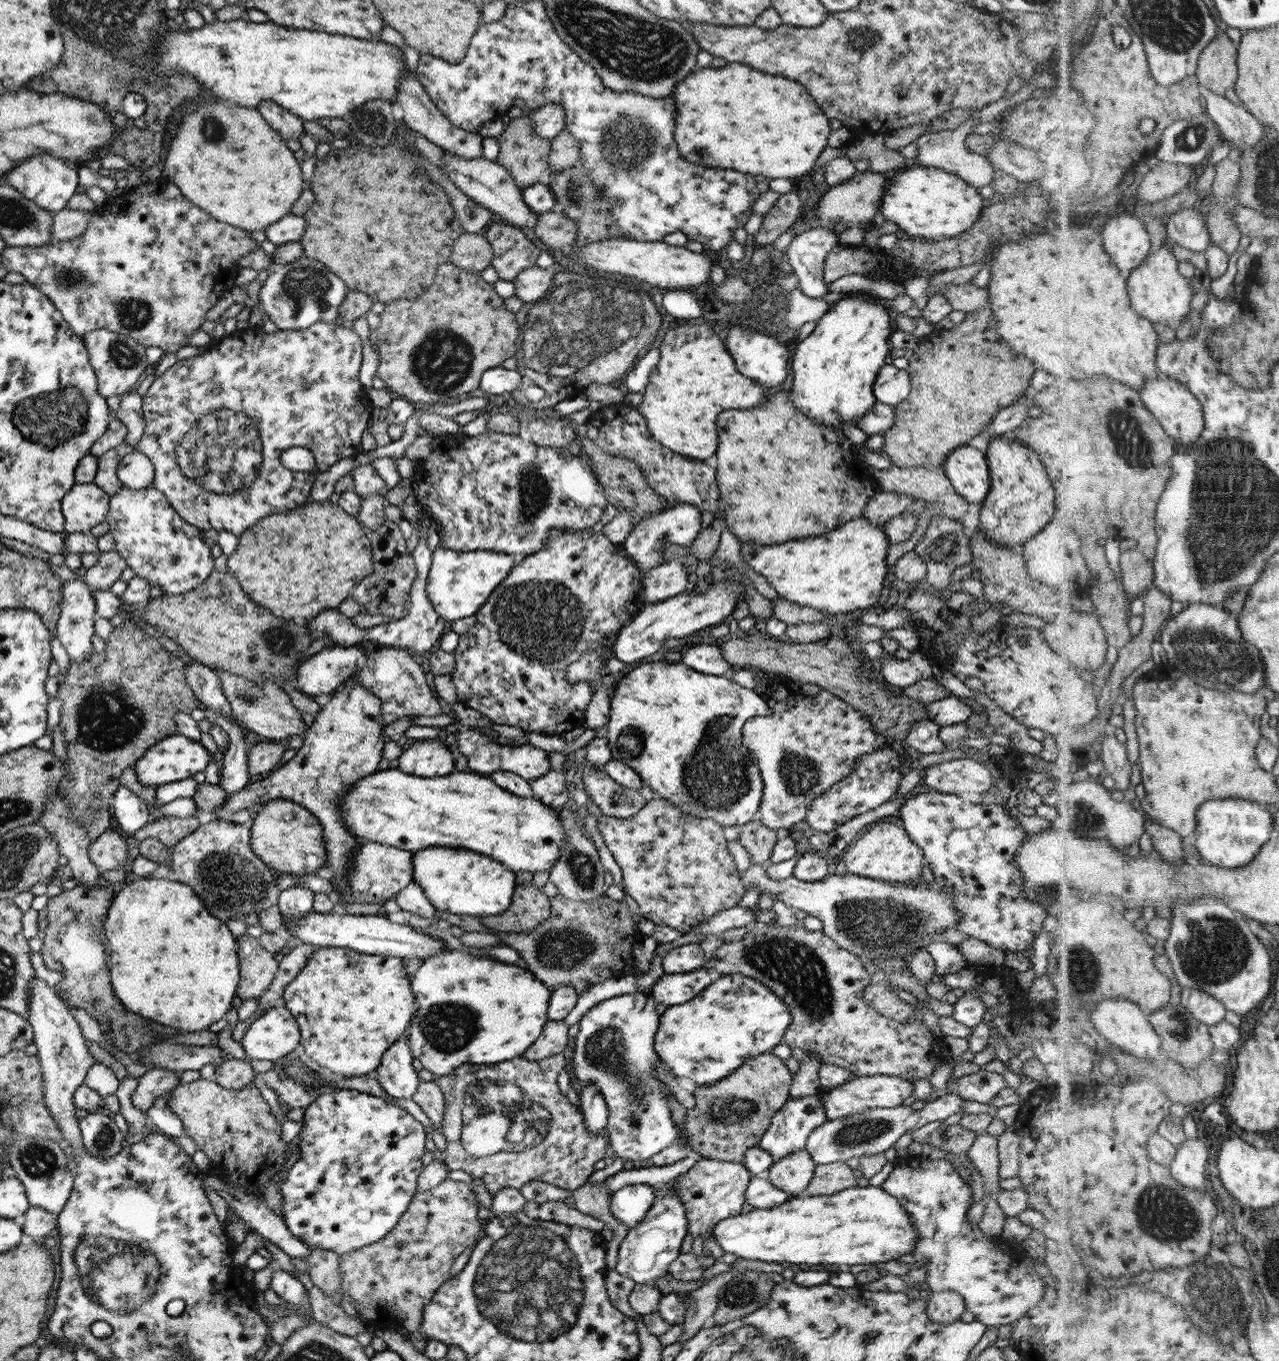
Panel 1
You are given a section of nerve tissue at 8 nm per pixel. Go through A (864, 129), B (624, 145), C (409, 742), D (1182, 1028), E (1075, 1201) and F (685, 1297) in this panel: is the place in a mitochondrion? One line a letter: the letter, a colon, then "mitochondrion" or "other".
A: other
B: mitochondrion
C: other
D: mitochondrion
E: other
F: other

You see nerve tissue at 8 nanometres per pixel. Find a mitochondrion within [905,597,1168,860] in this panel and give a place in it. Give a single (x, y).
(1087, 816)

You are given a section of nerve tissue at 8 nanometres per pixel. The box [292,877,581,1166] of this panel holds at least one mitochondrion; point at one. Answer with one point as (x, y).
(502, 1117)

